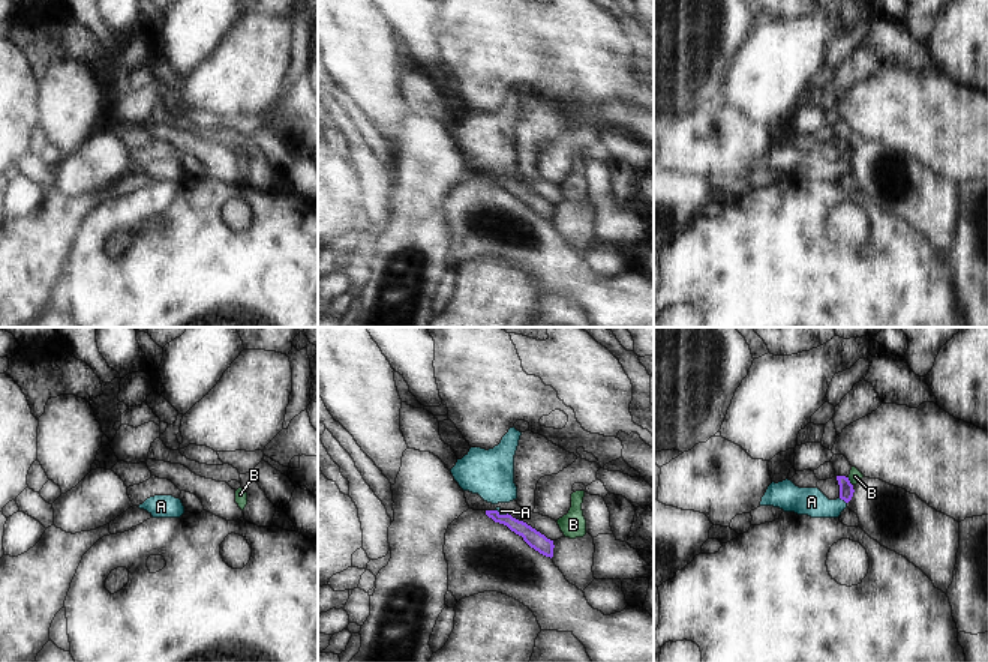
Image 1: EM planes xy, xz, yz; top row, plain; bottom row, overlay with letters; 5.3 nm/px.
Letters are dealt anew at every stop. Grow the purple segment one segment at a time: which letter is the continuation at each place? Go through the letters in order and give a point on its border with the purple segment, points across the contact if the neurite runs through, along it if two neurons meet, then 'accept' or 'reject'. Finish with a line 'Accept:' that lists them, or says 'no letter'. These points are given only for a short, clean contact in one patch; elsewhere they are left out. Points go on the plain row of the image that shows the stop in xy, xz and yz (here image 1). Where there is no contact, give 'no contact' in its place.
A: contact yz (843, 162); way yz (846, 152), (843, 162), (837, 168), (811, 165); accept
B: contact yz (849, 146); reject
Accept: A

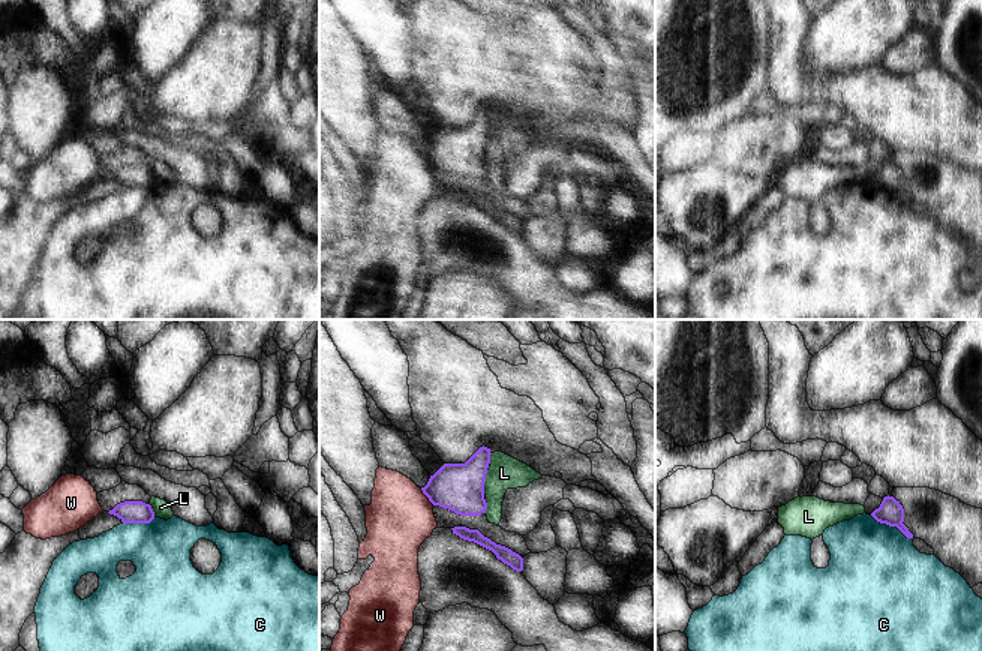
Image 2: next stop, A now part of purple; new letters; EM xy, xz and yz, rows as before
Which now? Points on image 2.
C: contact yz (891, 189); border yz (870, 179), (880, 186), (895, 189), (912, 203); reject
L: contact xz (485, 144); border xz (488, 134), (483, 158); reject
W: contact xz (426, 159); border xz (420, 152), (434, 168); reject
Accept: no letter

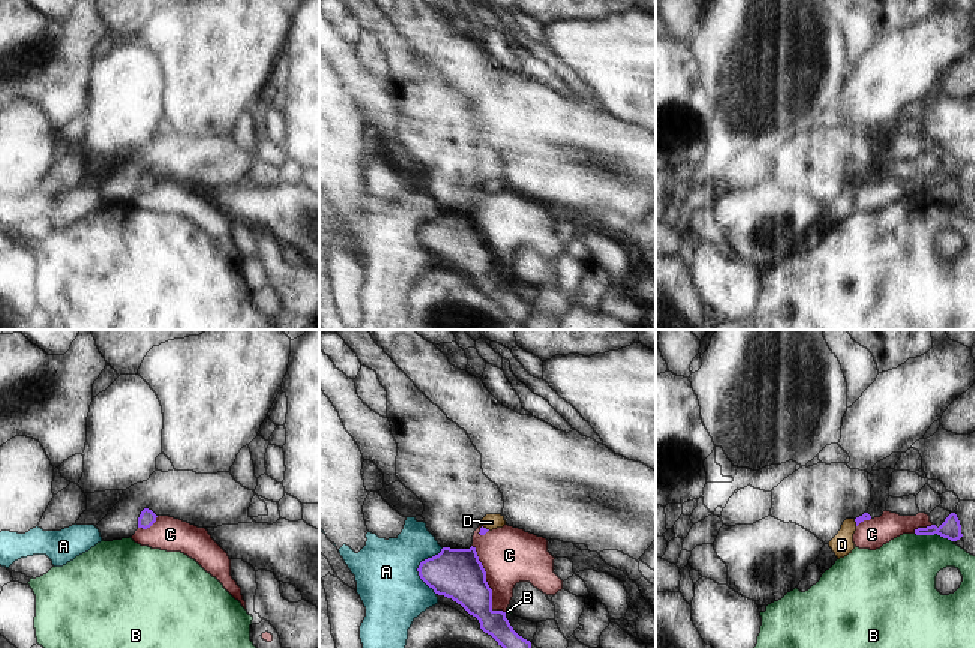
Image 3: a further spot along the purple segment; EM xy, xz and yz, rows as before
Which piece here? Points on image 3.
A: contact xz (419, 231); border xz (443, 212), (425, 222), (417, 233), (417, 239), (435, 258); reject
B: contact yz (935, 197); border yz (915, 197), (939, 198), (953, 206); reject
C: contact xz (486, 246); border xz (471, 209), (491, 254), (491, 270), (504, 276); reject
D: contact xz (485, 192); way xz (483, 195), (485, 192), (491, 186); accept
Accept: D

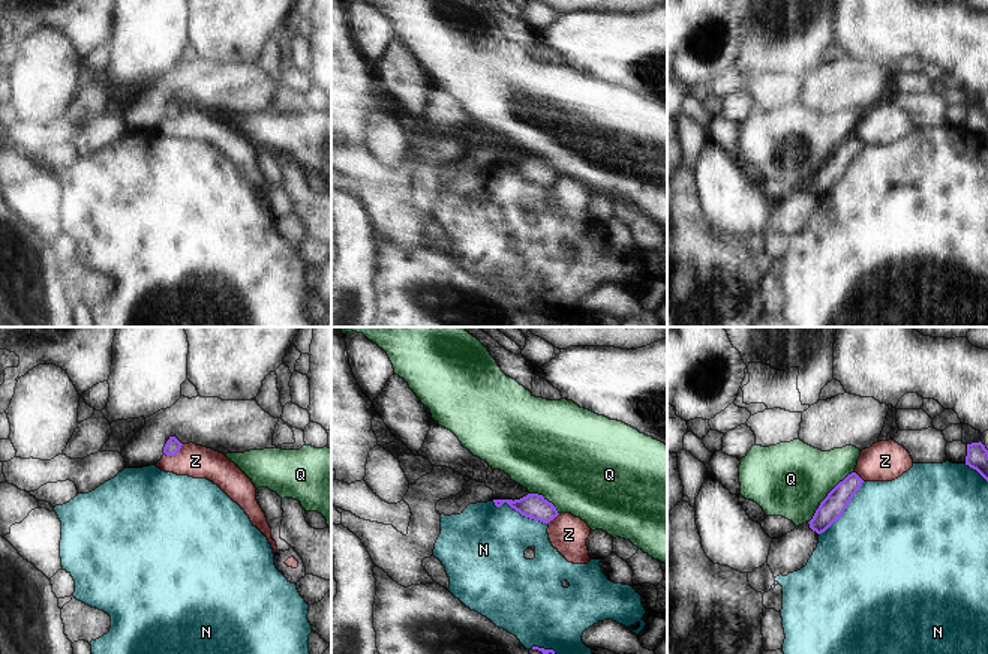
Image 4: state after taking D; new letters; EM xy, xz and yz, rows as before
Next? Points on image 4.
N: contact xz (519, 176); reject
Q: contact yz (828, 159); reject
Z: contact xy (174, 119); reject
Accept: no letter

